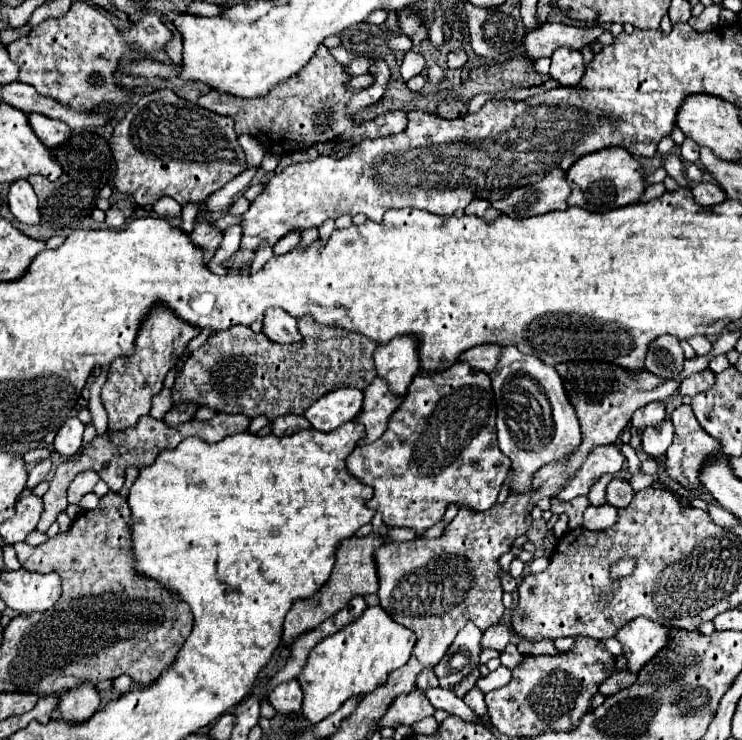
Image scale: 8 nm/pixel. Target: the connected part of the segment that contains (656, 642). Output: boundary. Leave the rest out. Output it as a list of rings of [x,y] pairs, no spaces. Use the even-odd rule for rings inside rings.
[[[638,618],[630,620],[624,628],[620,628],[616,636],[624,646],[624,656],[628,658],[628,670],[638,674],[644,664],[658,656],[662,648],[670,644],[670,630],[658,622]]]

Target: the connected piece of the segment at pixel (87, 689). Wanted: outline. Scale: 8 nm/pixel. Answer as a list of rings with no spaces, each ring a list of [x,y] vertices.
[[[82,684],[74,692],[62,692],[58,698],[58,708],[52,712],[52,718],[68,718],[72,722],[84,722],[100,706],[100,694],[94,684]]]

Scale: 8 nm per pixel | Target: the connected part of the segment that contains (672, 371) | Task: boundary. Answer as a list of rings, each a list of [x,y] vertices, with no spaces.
[[[660,336],[650,344],[646,356],[646,370],[662,378],[678,378],[684,366],[684,350],[674,336]]]

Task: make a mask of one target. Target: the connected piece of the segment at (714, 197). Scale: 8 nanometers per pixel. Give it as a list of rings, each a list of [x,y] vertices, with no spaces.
[[[698,182],[692,186],[692,194],[696,204],[700,206],[714,206],[726,200],[726,192],[722,188],[718,188],[718,184],[710,184],[710,182]]]

